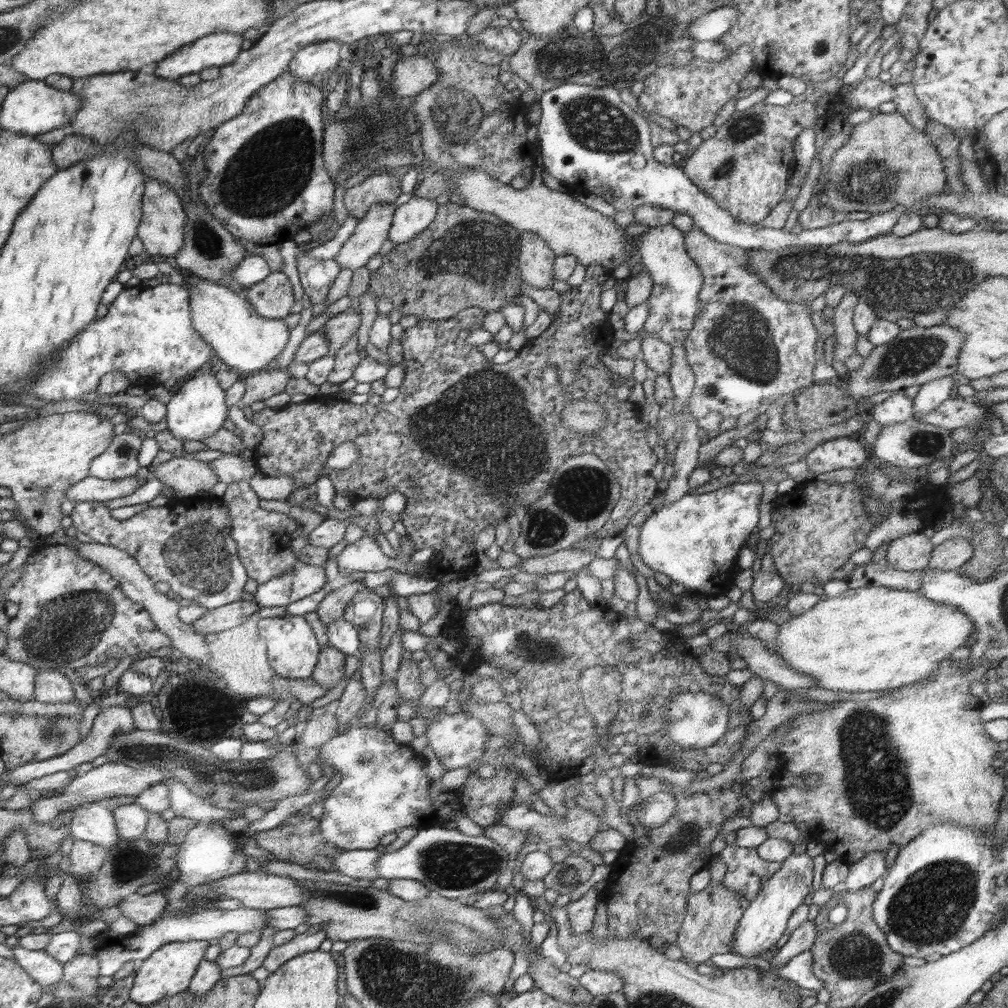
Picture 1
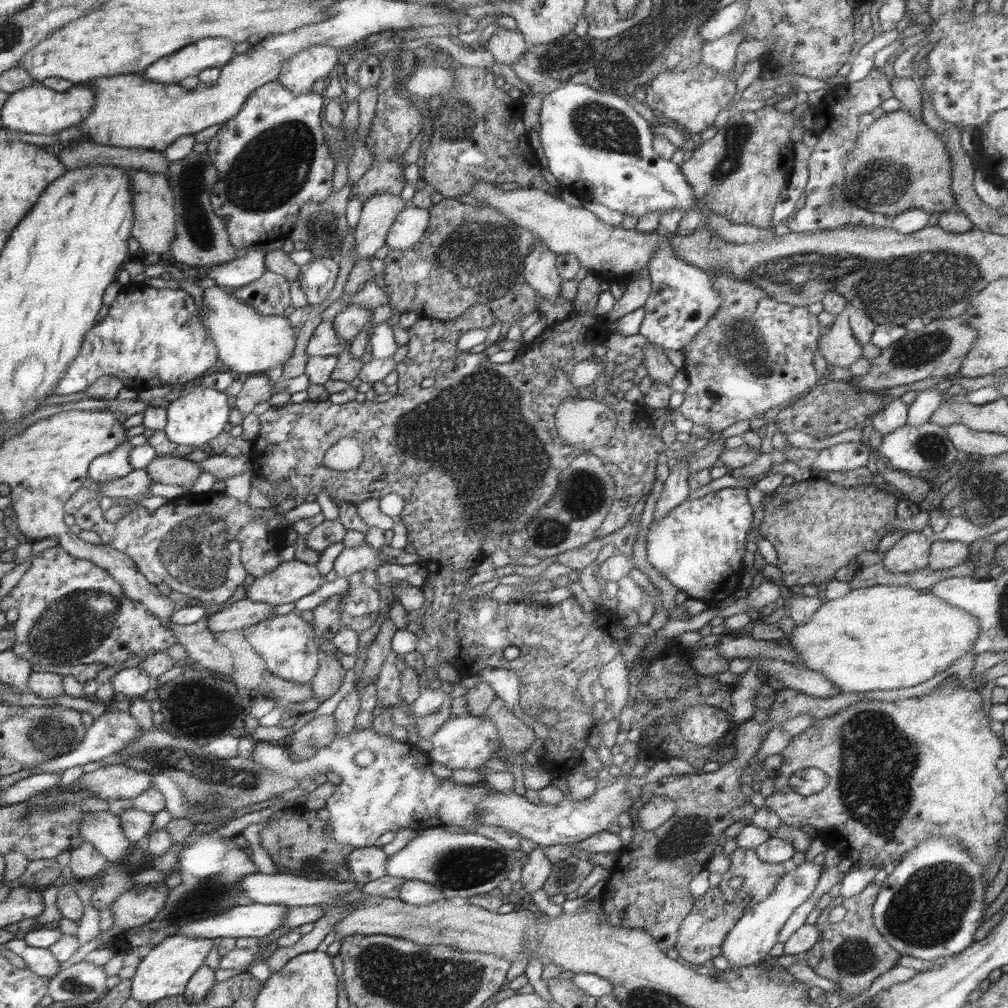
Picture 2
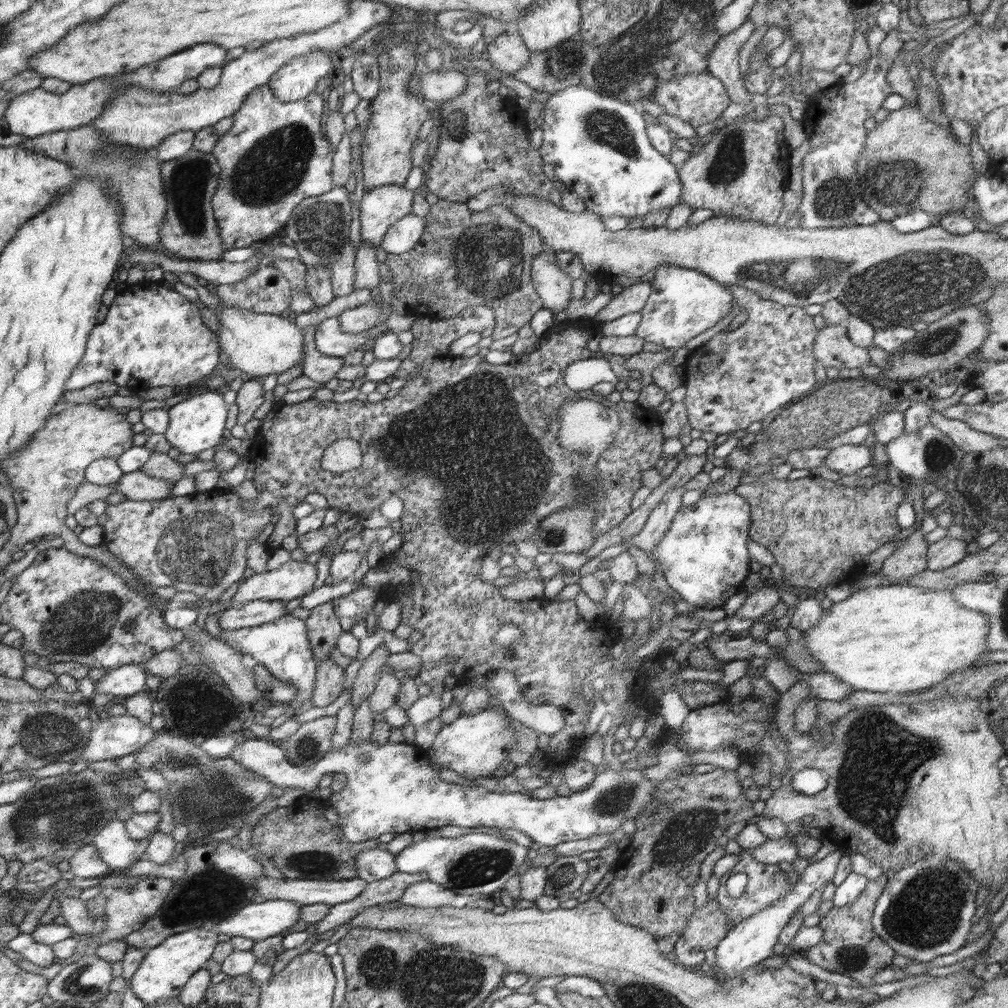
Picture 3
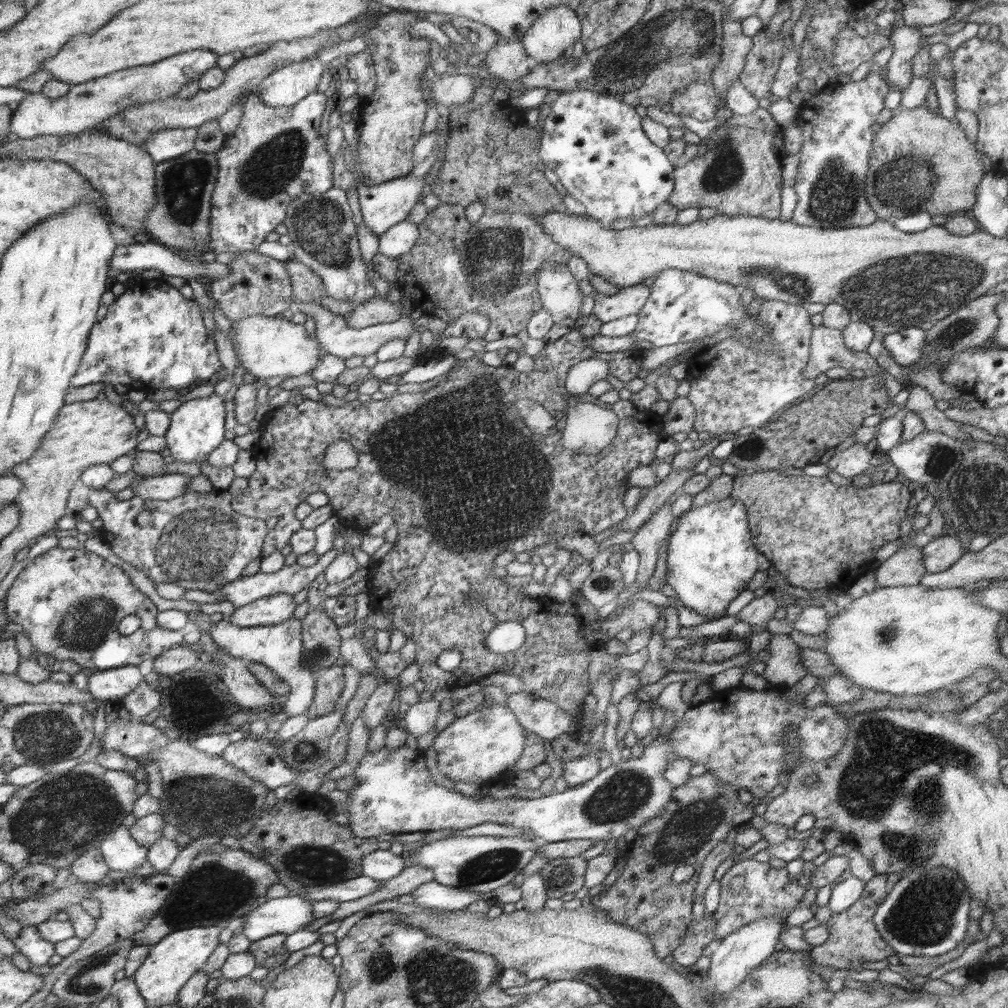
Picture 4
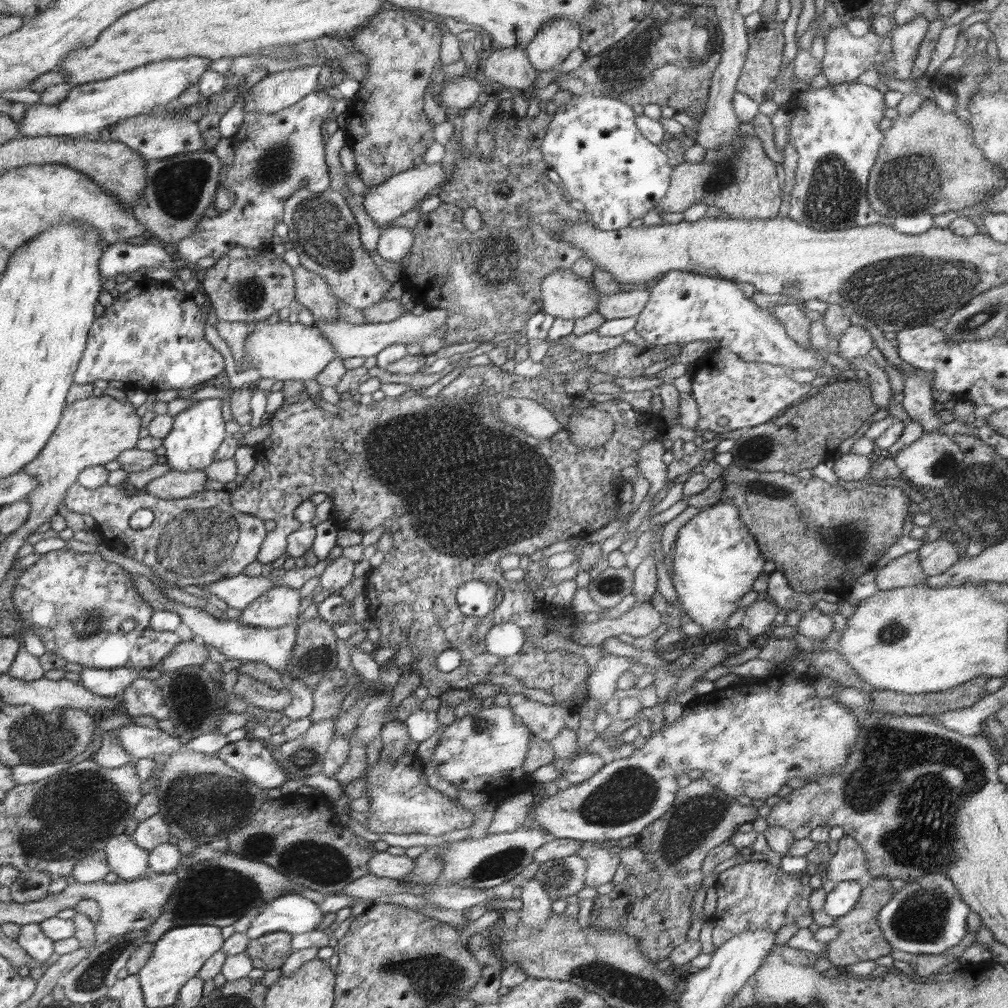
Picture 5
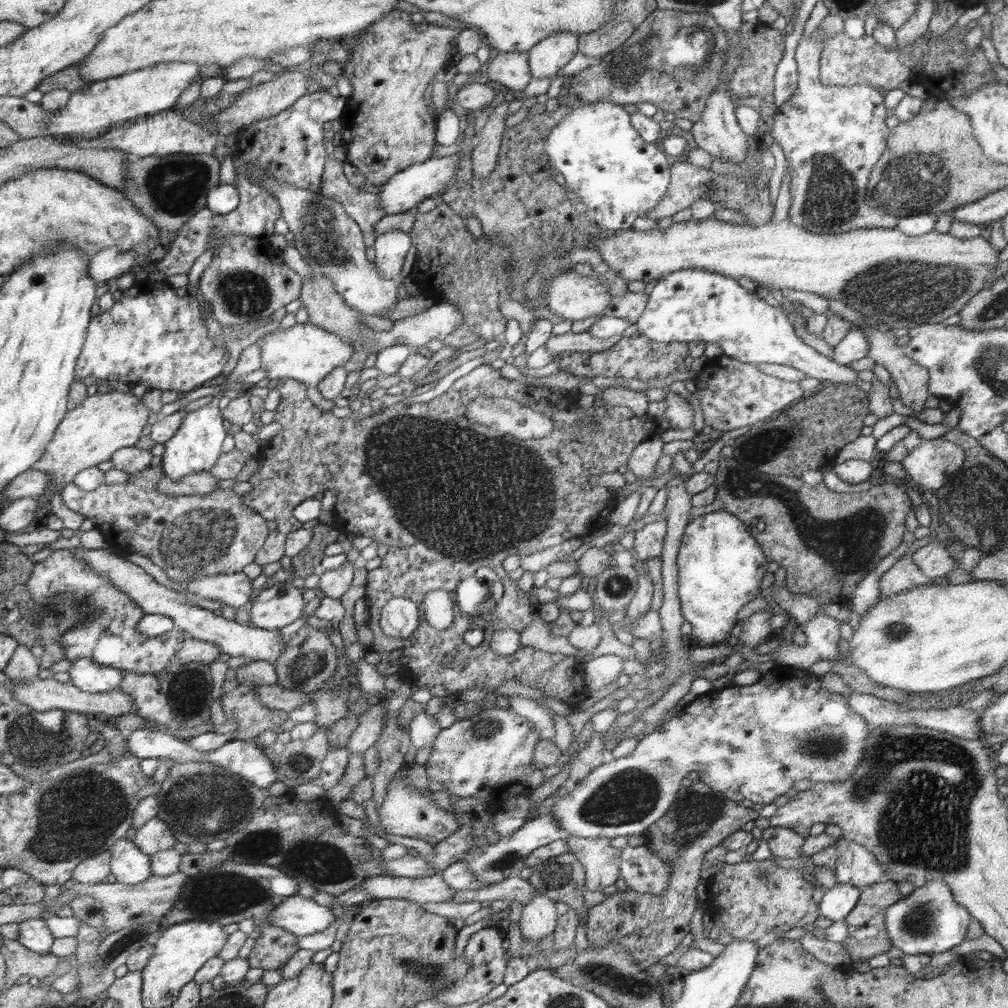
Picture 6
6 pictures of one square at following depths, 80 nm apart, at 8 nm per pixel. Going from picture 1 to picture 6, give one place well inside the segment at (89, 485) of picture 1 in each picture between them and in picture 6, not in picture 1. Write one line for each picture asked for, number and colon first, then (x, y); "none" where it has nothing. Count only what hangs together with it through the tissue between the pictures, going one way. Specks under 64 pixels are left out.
2: (137, 482)
3: (136, 486)
4: (171, 485)
5: (172, 485)
6: (205, 483)

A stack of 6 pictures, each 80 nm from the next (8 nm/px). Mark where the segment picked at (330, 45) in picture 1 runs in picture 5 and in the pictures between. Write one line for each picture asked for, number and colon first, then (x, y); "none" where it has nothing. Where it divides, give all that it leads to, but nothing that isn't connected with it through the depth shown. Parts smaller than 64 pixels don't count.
2: (299, 74)
3: (296, 80)
4: (287, 86)
5: (275, 92)

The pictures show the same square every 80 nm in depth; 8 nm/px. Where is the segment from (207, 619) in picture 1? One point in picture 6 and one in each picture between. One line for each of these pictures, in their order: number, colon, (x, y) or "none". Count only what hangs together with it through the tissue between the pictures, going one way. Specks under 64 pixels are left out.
2: (243, 613)
3: (246, 614)
4: (272, 610)
5: (278, 607)
6: (281, 605)

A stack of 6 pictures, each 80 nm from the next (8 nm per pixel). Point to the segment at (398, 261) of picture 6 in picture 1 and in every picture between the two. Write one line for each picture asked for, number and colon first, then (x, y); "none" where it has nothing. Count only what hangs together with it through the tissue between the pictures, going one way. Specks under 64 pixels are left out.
1: (410, 219)
2: (409, 226)
3: (402, 236)
4: (398, 239)
5: (394, 243)

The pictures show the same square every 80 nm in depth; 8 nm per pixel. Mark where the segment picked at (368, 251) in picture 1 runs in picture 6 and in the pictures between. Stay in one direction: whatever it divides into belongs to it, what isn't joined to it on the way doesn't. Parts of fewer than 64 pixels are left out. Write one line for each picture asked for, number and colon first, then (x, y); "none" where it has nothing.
2: (378, 213)
3: (380, 207)
4: (383, 205)
5: (405, 191)
6: (403, 191)

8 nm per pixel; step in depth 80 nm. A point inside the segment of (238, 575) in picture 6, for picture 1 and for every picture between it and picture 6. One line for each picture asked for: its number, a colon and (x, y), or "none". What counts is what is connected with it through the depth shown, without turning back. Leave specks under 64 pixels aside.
1: (302, 580)
2: (294, 580)
3: (293, 579)
4: (292, 578)
5: (238, 592)

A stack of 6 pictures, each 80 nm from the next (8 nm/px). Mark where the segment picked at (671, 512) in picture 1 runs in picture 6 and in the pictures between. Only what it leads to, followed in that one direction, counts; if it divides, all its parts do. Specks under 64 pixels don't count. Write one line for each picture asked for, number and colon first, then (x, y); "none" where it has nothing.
2: (699, 547)
3: (704, 556)
4: (710, 558)
5: (716, 561)
6: (720, 565)

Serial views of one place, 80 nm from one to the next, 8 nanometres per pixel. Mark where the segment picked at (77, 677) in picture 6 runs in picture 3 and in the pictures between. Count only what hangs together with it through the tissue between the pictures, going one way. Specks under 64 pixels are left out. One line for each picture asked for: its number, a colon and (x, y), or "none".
3: (126, 680)
4: (111, 684)
5: (107, 682)

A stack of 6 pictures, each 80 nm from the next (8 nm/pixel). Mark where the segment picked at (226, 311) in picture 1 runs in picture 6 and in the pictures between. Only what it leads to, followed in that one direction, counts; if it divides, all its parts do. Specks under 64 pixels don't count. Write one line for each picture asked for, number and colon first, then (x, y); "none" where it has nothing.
2: (250, 343)
3: (259, 345)
4: (266, 346)
5: (294, 351)
6: (304, 352)

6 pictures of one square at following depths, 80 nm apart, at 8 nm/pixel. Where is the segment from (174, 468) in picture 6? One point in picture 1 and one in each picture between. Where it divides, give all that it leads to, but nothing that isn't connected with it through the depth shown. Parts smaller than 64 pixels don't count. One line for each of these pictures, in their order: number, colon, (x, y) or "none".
1: (198, 408)
2: (197, 417)
3: (198, 423)
4: (198, 426)
5: (198, 432)

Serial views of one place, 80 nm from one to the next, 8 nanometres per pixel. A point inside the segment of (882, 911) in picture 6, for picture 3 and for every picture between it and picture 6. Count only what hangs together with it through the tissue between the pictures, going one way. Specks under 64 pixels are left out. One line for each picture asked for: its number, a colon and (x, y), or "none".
3: (850, 946)
4: (853, 939)
5: (860, 937)

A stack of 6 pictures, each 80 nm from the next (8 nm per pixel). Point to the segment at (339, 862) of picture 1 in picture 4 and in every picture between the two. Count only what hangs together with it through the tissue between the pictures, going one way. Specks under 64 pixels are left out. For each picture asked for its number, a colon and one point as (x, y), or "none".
2: (366, 864)
3: (375, 864)
4: (381, 864)

